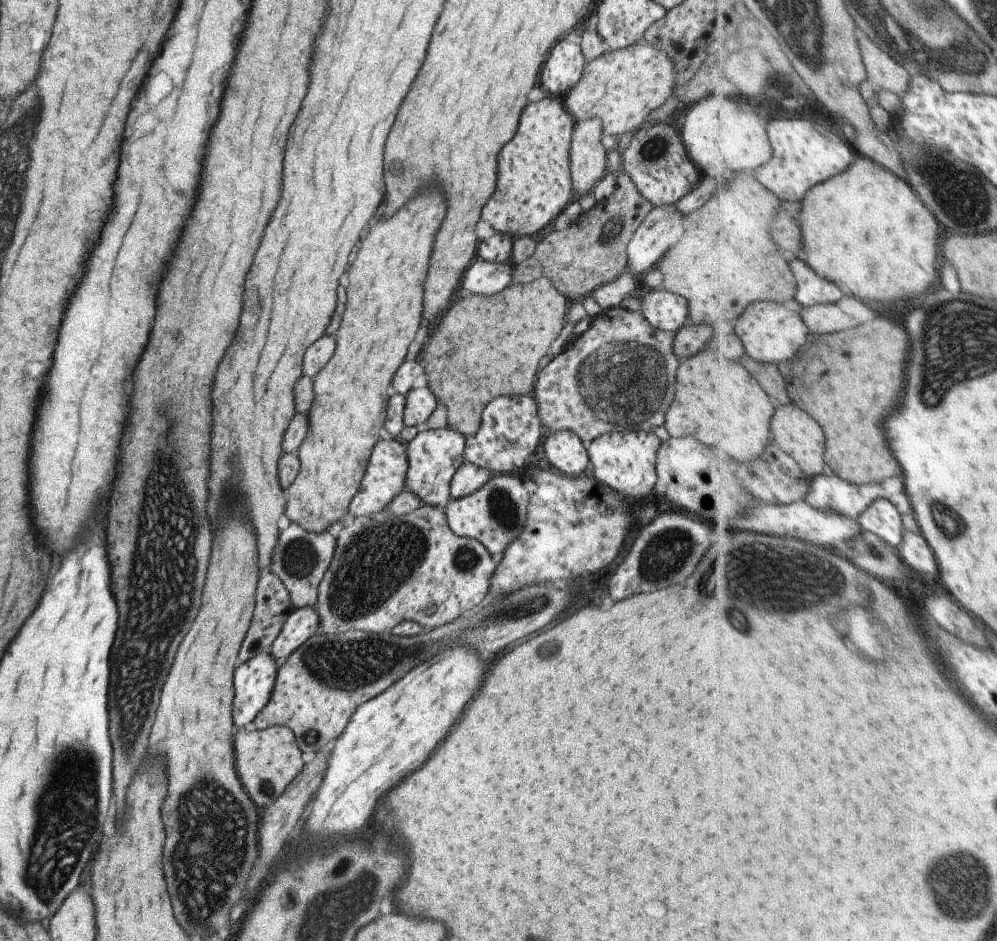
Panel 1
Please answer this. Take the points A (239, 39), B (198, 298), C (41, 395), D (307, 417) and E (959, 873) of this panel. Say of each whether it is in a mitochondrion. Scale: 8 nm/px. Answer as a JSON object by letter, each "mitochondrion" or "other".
{"A":"other","B":"mitochondrion","C":"other","D":"other","E":"mitochondrion"}

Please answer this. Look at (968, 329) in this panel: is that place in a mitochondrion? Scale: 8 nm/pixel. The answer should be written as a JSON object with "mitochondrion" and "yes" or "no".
{"mitochondrion":"yes"}

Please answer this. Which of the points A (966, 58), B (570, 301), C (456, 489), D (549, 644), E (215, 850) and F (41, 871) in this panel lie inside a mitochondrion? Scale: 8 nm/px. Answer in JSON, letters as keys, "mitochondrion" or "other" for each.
{"A":"mitochondrion","B":"other","C":"other","D":"mitochondrion","E":"mitochondrion","F":"mitochondrion"}

